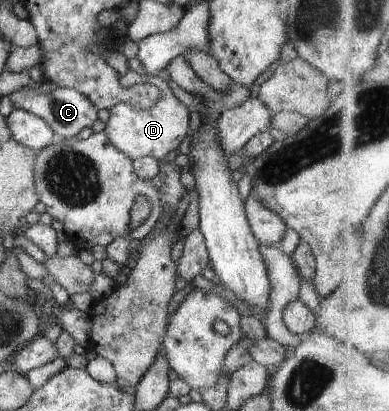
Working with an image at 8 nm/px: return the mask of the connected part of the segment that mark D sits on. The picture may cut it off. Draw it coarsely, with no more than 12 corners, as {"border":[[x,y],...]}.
{"border":[[120,76],[161,90],[152,108],[119,102],[104,132],[133,161],[184,147],[195,117],[166,76]]}

